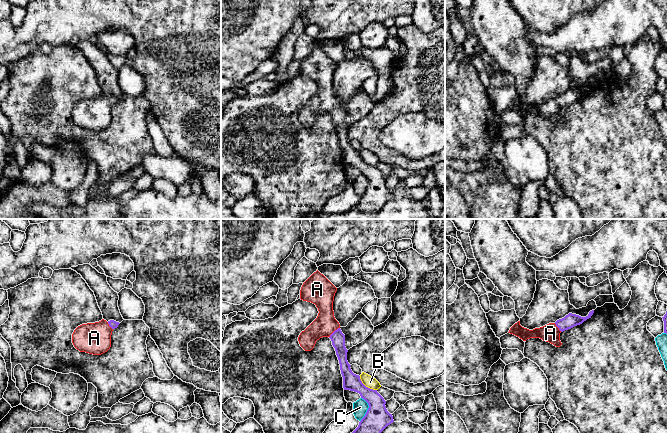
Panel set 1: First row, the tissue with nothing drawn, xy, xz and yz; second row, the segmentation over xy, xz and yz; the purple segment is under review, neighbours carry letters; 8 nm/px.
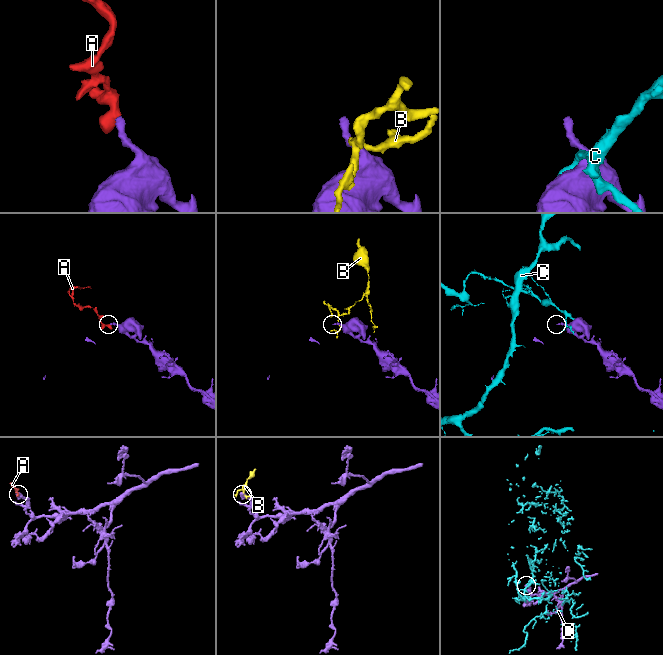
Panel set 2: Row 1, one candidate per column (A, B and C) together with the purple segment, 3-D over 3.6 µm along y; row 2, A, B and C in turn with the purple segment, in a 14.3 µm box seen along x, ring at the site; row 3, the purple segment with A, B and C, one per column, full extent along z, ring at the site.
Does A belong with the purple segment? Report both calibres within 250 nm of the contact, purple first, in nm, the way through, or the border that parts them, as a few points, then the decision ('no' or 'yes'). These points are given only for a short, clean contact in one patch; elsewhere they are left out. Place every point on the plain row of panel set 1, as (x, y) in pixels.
calibres 110 and 180 nm; way xz (337, 113), (333, 108), (325, 100); yes

